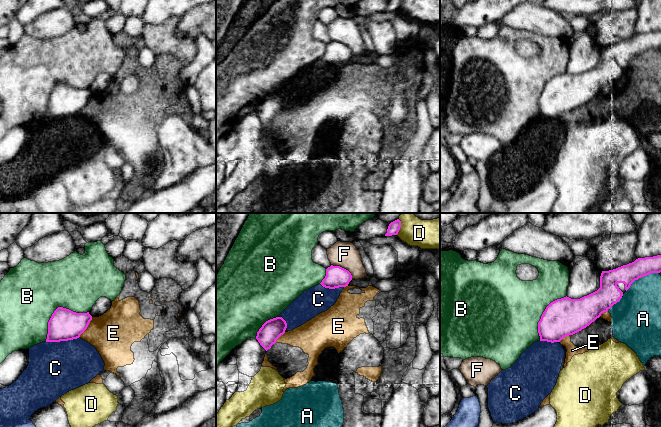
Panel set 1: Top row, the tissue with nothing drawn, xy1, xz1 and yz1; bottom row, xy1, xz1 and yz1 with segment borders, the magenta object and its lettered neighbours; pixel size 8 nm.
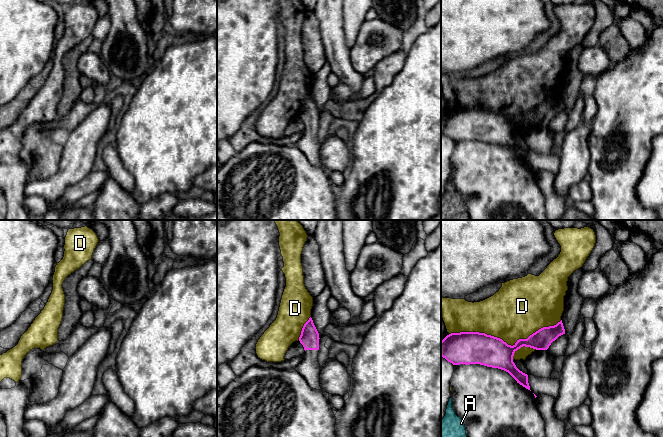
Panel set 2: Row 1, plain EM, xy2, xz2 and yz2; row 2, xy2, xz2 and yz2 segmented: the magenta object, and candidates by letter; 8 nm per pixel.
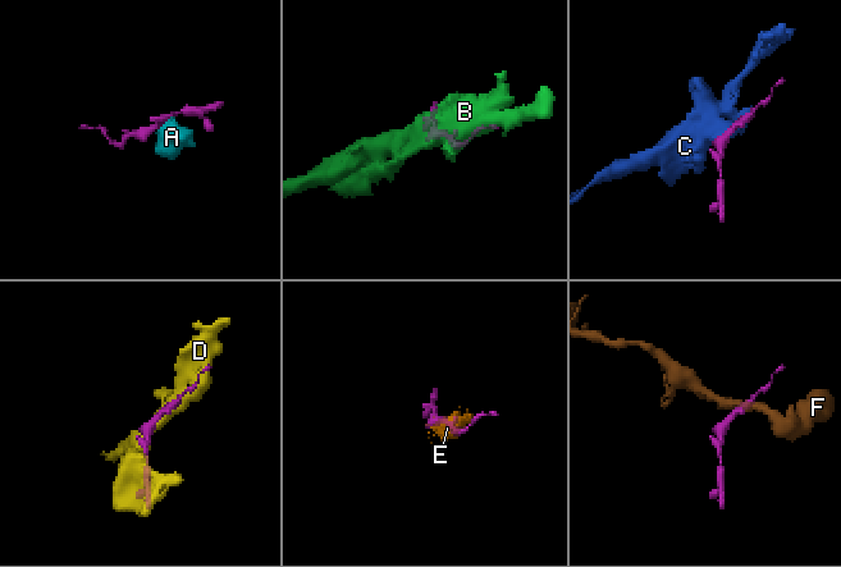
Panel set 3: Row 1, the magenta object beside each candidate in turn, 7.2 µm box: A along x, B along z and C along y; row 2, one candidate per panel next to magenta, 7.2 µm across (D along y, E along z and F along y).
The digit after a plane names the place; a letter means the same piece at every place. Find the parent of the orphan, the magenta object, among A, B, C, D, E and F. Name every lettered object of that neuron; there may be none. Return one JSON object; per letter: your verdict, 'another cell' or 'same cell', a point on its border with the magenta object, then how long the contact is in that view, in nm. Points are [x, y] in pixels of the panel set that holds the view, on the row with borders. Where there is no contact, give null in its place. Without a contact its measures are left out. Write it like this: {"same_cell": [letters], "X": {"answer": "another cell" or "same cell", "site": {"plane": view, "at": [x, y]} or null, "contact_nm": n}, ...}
{"same_cell": [], "A": {"answer": "another cell", "site": {"plane": "yz1", "at": [641, 276]}, "contact_nm": 300}, "B": {"answer": "another cell", "site": {"plane": "xy1", "at": [56, 309]}, "contact_nm": 420}, "C": {"answer": "another cell", "site": {"plane": "xy1", "at": [62, 340]}, "contact_nm": 260}, "D": {"answer": "another cell", "site": {"plane": "yz2", "at": [505, 342]}, "contact_nm": 900}, "E": {"answer": "another cell", "site": {"plane": "xy1", "at": [87, 326]}, "contact_nm": 200}, "F": {"answer": "another cell", "site": {"plane": "xz1", "at": [343, 268]}, "contact_nm": 200}}

